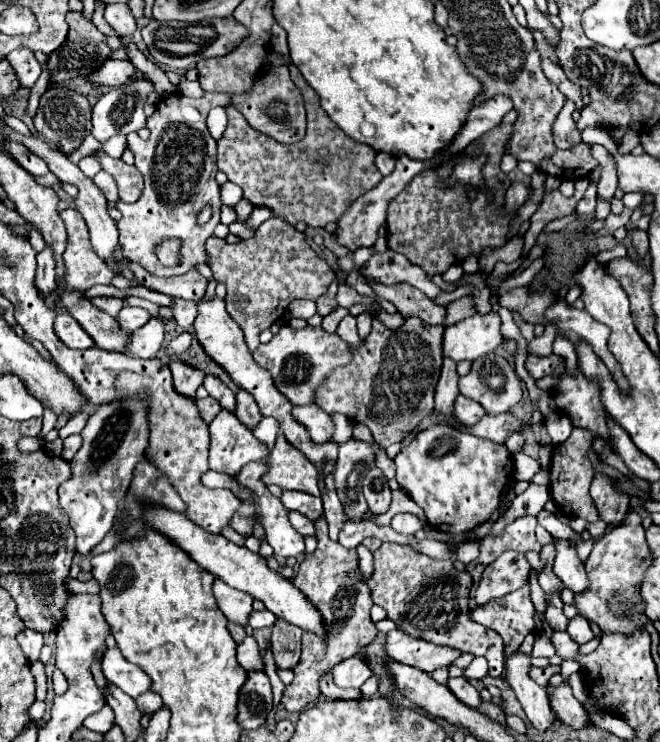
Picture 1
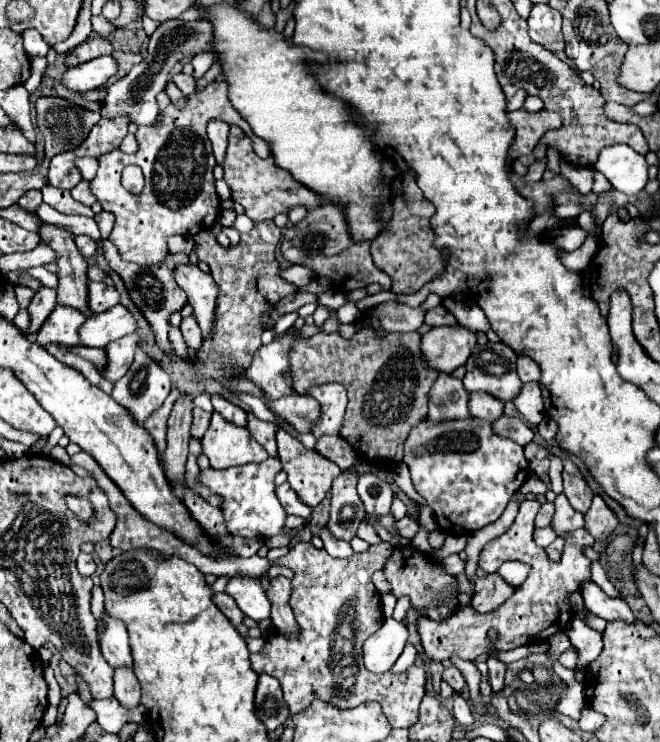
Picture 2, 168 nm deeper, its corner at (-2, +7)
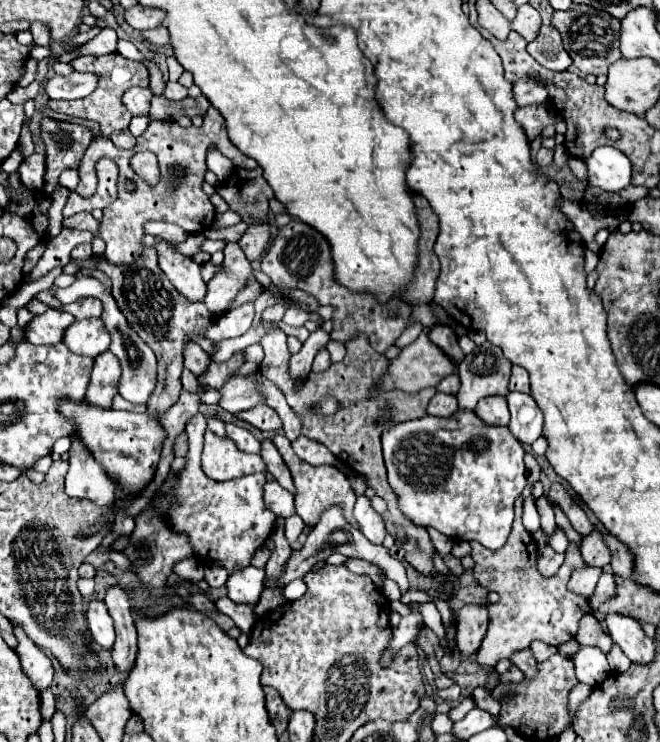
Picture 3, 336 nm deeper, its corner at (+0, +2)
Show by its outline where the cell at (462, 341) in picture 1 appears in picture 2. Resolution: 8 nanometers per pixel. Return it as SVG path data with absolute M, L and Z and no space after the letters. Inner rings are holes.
M437 327L421 337L421 359L427 369L451 373L465 365L473 345L475 333L465 327Z

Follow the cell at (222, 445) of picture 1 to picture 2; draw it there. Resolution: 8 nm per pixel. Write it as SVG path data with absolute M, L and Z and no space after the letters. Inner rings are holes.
M219 413L211 415L211 425L201 439L201 449L203 455L209 457L209 465L213 469L261 463L269 457L245 427L229 425Z

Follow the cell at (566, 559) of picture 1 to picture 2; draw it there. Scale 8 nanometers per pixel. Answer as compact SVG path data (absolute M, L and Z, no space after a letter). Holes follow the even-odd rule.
M585 581L581 585L583 585L583 601L593 615L605 621L625 621L625 623L637 621L635 613L623 599L609 599L593 581Z

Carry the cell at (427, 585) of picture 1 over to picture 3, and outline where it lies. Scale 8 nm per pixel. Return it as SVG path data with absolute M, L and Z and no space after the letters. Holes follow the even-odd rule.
M477 686L473 692L471 692L473 700L477 702L477 708L483 708L487 712L491 712L493 716L499 716L499 702L495 702L495 698L491 698L491 690L487 690L485 686Z

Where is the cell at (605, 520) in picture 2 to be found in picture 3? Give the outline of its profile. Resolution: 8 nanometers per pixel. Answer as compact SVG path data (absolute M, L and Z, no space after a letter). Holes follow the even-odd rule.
M593 528L587 538L581 536L581 554L587 566L599 566L603 568L611 560L611 550L607 550L607 544L603 542L603 534L599 534L599 528Z

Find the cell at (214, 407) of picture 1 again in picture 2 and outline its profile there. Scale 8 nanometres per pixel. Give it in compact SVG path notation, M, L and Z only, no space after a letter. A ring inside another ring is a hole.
M195 407L193 409L193 423L191 423L191 437L201 439L209 427L209 419L211 419L211 413Z

